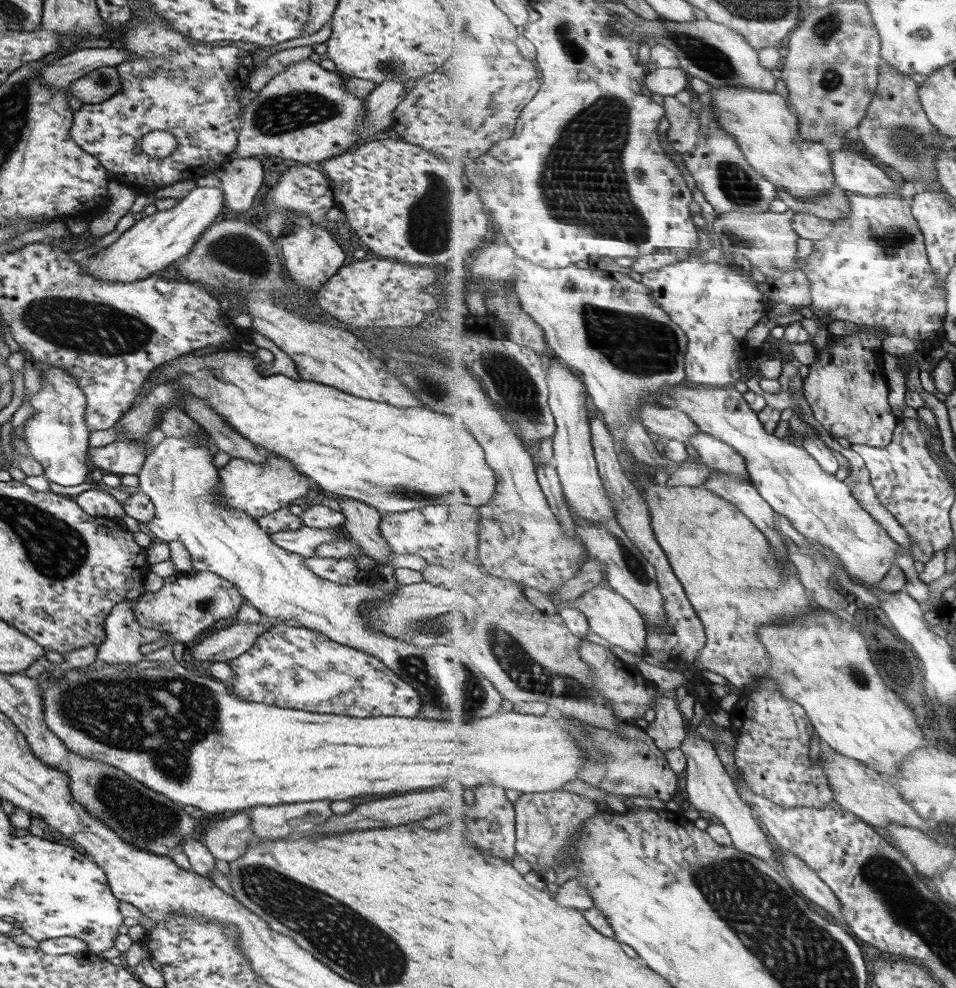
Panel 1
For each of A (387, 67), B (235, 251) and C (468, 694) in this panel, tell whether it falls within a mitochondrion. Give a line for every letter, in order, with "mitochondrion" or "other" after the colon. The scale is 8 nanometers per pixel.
A: mitochondrion
B: mitochondrion
C: mitochondrion

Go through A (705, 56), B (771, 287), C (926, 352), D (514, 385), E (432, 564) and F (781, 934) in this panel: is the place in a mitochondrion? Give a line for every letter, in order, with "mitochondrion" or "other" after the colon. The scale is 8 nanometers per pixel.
A: mitochondrion
B: other
C: other
D: mitochondrion
E: other
F: mitochondrion

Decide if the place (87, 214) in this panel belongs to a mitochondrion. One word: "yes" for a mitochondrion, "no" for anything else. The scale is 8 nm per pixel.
no

